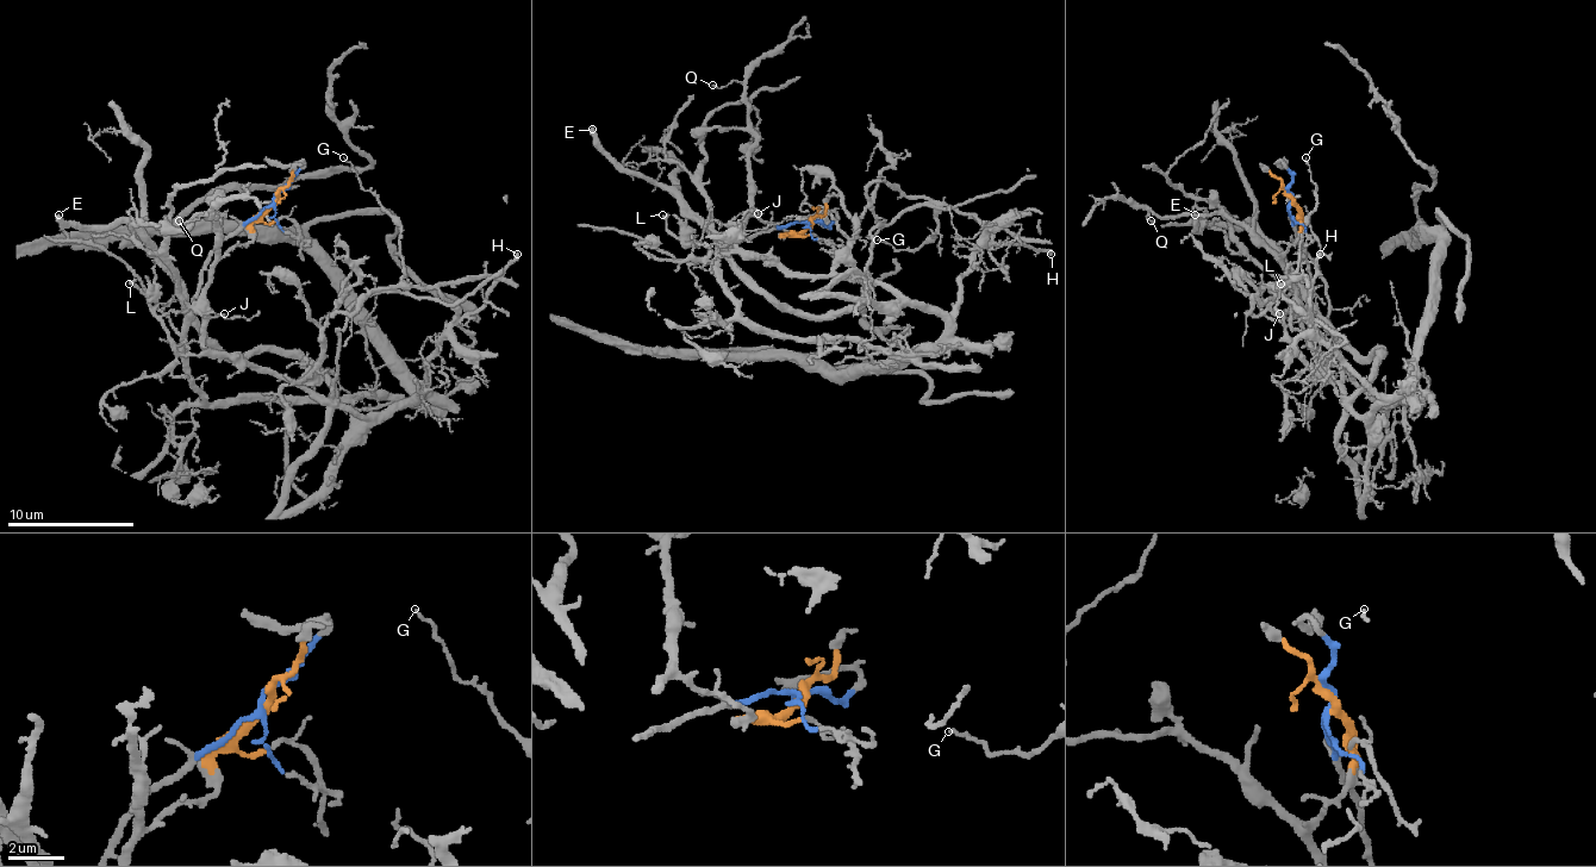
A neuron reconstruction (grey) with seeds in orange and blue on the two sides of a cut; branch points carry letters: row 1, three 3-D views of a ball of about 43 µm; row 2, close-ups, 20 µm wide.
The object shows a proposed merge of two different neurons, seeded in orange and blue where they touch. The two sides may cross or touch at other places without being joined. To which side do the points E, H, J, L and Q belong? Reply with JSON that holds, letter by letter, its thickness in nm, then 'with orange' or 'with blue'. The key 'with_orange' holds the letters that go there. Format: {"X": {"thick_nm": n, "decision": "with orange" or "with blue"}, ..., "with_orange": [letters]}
{"E": {"thick_nm": 360, "decision": "with blue"}, "H": {"thick_nm": 240, "decision": "with orange"}, "J": {"thick_nm": 110, "decision": "with orange"}, "L": {"thick_nm": 180, "decision": "with orange"}, "Q": {"thick_nm": 120, "decision": "with orange"}, "with_orange": ["H", "J", "L", "Q"]}

